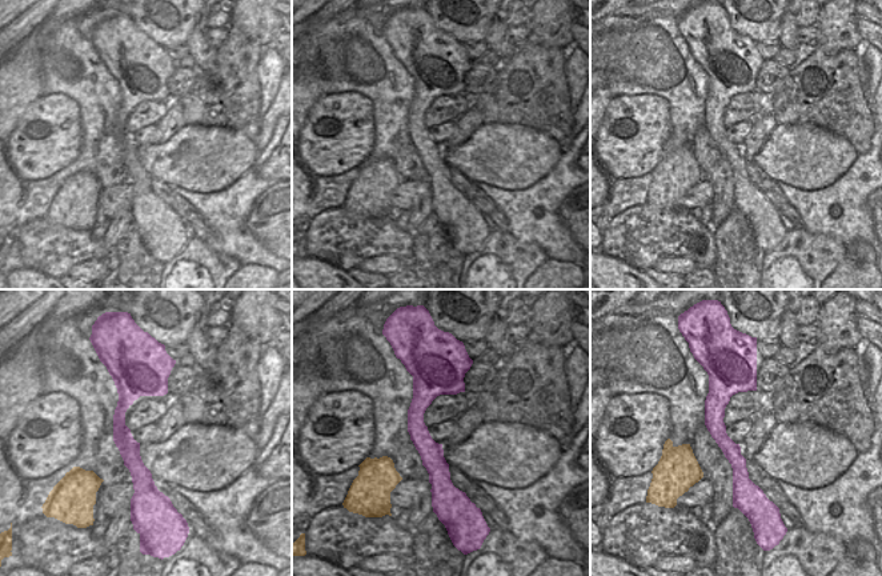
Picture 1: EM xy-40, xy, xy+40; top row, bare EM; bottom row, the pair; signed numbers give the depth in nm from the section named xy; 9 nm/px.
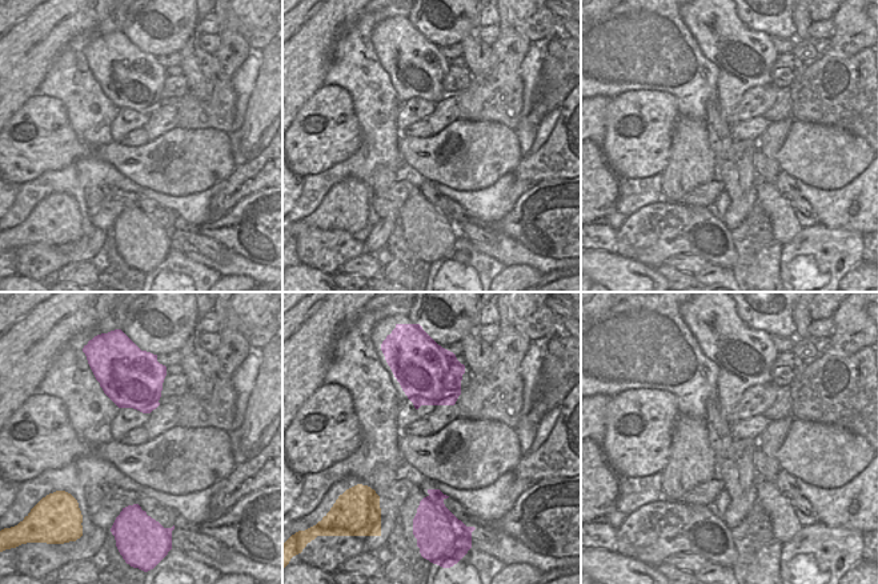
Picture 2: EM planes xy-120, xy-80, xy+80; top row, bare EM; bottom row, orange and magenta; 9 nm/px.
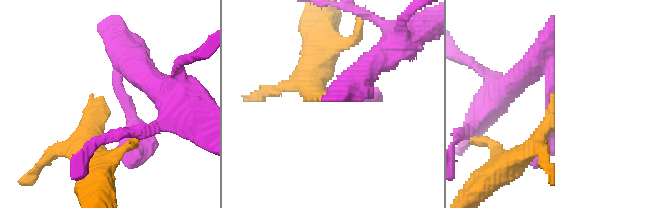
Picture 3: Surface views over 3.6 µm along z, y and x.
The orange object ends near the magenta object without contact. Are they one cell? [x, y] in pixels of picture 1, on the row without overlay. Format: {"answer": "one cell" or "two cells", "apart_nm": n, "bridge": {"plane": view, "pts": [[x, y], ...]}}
{"answer": "two cells", "apart_nm": 220, "bridge": {"plane": "xy+40", "pts": [[689, 146], [708, 131]]}}

